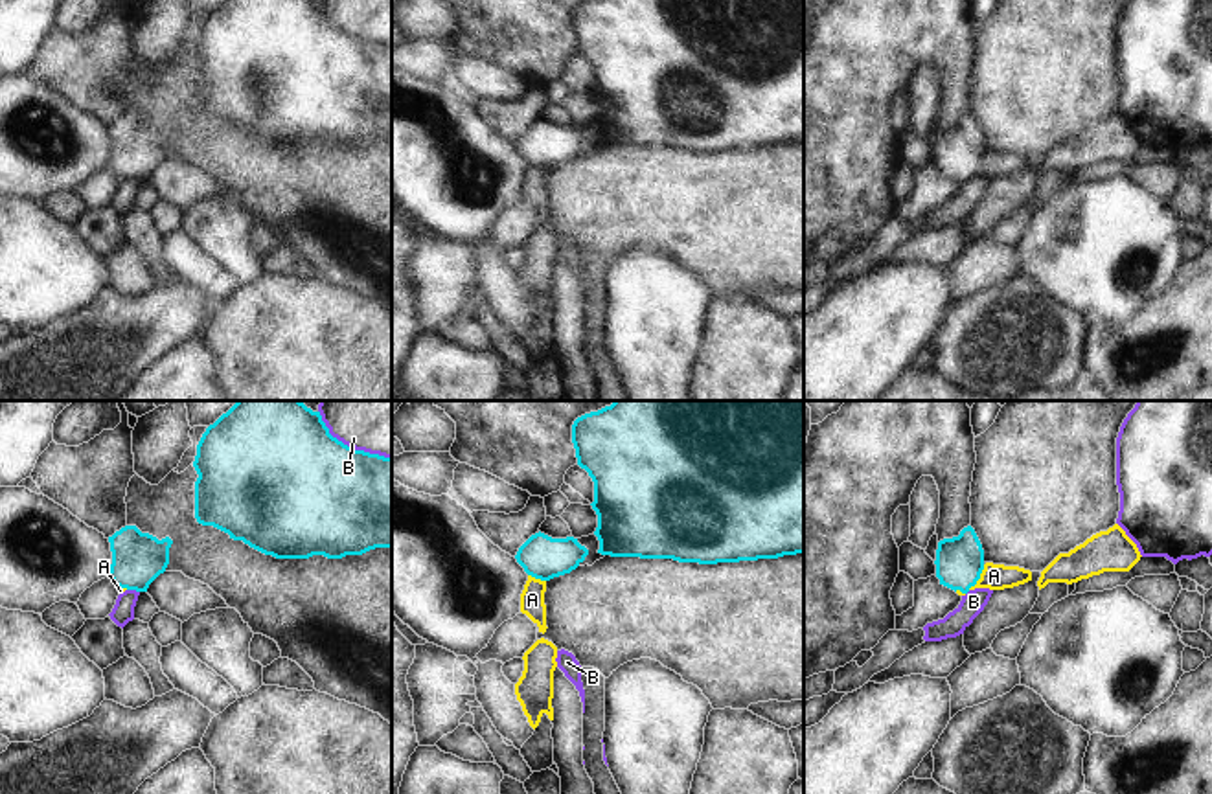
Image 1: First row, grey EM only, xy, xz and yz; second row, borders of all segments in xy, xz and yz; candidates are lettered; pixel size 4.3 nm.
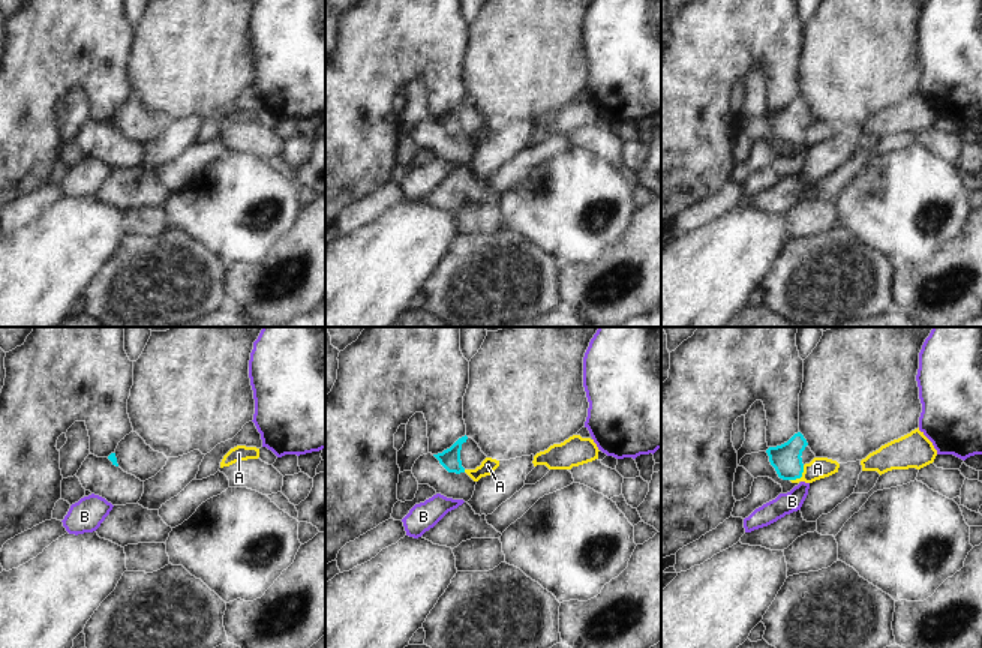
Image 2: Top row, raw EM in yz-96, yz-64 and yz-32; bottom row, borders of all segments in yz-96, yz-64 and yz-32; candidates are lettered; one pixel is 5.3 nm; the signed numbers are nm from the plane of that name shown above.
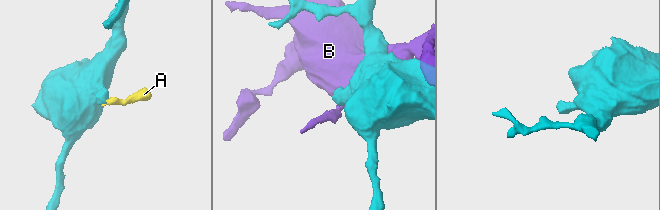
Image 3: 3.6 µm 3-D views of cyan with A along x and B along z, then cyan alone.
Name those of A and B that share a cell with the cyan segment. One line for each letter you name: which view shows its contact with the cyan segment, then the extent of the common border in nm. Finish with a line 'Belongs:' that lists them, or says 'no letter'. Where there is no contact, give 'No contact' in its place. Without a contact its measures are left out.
A: Touches cyan in yz. Shared border 130 nm
Belongs: A

